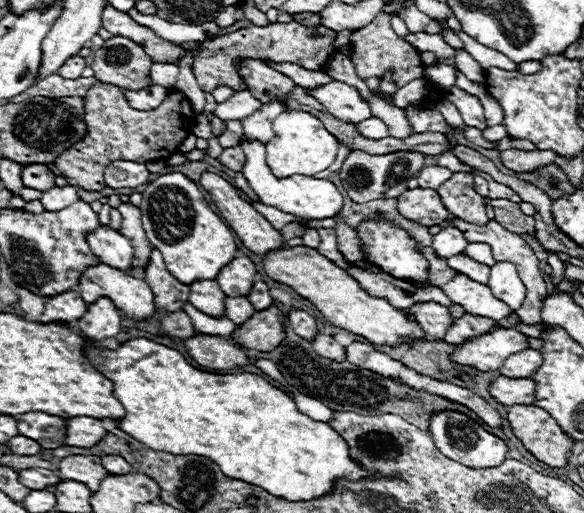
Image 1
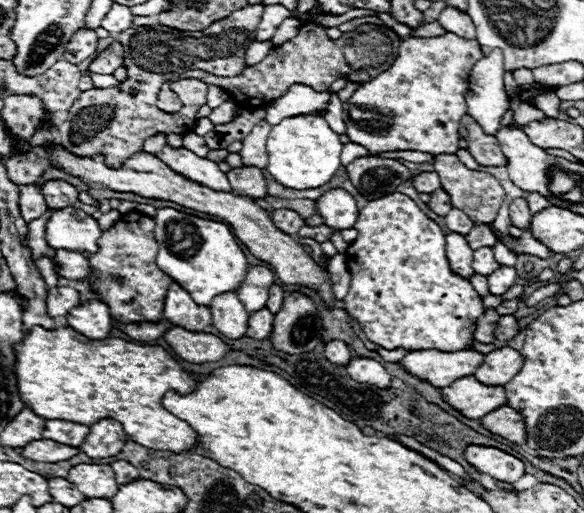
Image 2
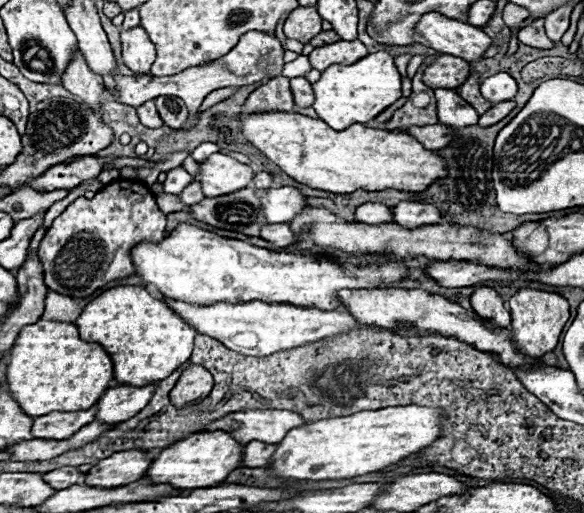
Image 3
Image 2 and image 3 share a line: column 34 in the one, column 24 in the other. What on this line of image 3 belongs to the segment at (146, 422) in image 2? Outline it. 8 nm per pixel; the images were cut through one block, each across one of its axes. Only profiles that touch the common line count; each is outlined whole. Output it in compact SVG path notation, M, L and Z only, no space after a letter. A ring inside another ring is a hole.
M38 320L36 324L24 326L10 350L10 356L8 356L8 372L6 372L8 392L18 402L20 410L34 418L50 414L50 412L88 410L110 388L112 380L114 380L114 372L112 372L110 356L104 352L102 346L80 340L78 328L70 322Z

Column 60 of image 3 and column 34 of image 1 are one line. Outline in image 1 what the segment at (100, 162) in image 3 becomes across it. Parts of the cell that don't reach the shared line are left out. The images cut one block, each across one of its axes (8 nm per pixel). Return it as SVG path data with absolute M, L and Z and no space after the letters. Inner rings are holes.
M44 164L22 166L20 178L22 178L22 184L26 188L34 188L34 190L40 190L40 192L48 190L48 186L54 186L54 174Z

